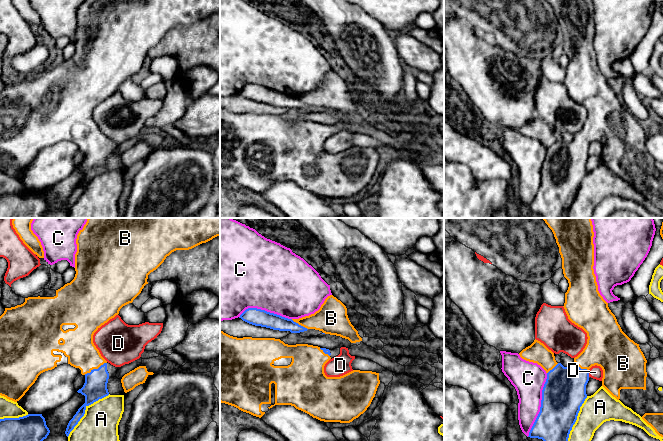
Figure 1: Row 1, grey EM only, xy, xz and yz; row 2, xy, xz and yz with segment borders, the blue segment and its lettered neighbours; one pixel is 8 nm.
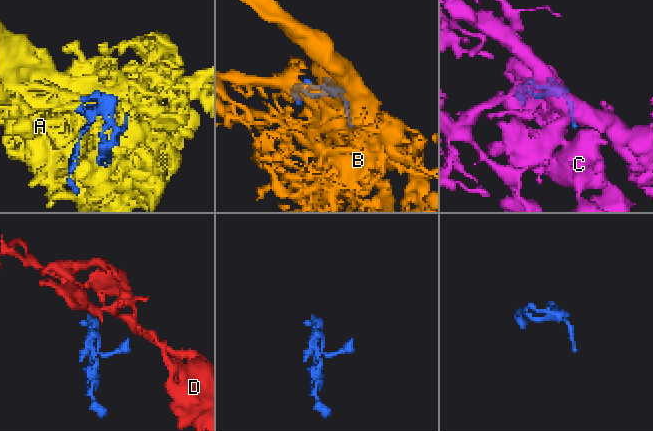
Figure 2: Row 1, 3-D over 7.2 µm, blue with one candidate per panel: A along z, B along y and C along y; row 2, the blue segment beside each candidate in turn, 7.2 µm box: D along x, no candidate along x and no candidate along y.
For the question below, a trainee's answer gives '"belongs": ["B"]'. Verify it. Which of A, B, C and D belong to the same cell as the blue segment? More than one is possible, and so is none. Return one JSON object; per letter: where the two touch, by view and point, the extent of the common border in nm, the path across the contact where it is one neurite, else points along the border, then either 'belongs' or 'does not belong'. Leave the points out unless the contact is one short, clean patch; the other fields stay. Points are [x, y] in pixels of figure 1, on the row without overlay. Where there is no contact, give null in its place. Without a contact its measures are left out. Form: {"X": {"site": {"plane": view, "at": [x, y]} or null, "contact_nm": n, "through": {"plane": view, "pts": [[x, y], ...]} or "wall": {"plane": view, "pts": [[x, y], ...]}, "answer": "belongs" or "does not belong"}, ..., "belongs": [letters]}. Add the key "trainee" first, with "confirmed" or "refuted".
{"trainee": "confirmed", "A": {"site": {"plane": "xy", "at": [85, 185]}, "contact_nm": 480, "answer": "does not belong"}, "B": {"site": {"plane": "xy", "at": [95, 145]}, "contact_nm": 200, "answer": "belongs"}, "C": {"site": {"plane": "yz", "at": [541, 181]}, "contact_nm": 550, "answer": "does not belong"}, "D": {"site": {"plane": "yz", "at": [588, 150]}, "contact_nm": 40, "wall": {"plane": "yz", "pts": [[588, 148], [589, 152]]}, "answer": "does not belong"}, "belongs": ["B"]}

